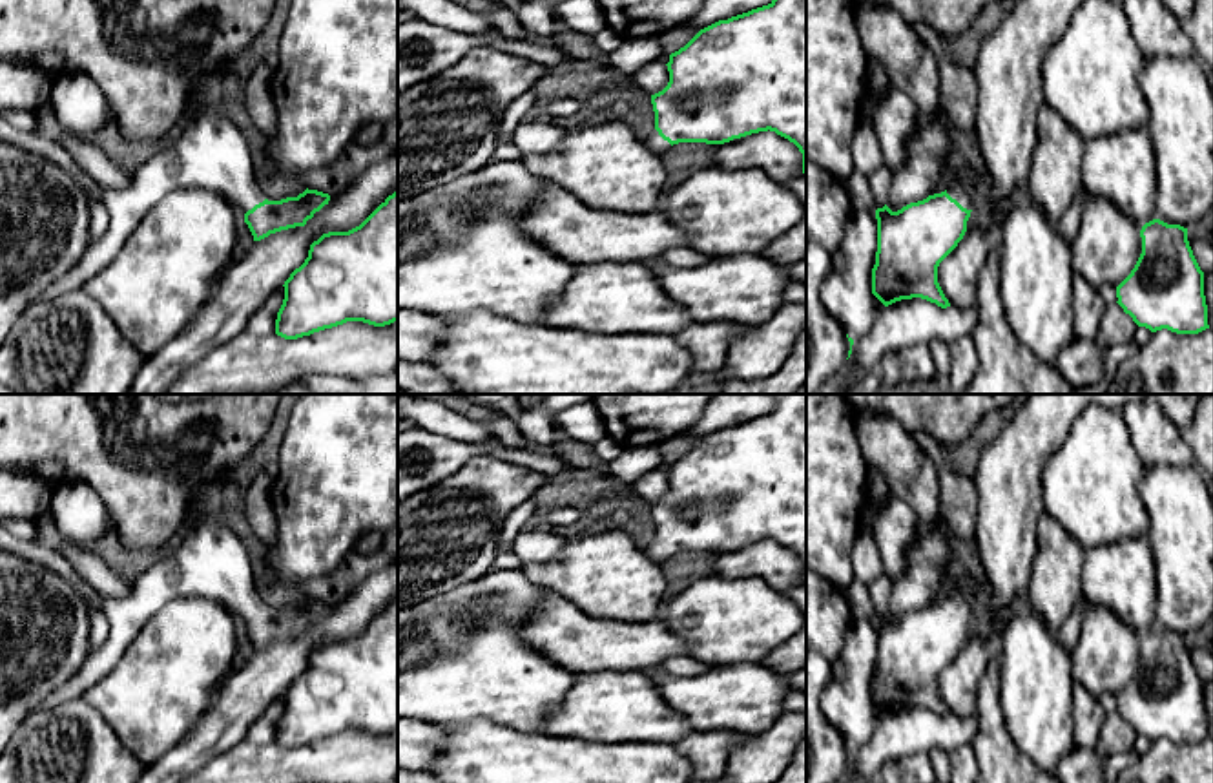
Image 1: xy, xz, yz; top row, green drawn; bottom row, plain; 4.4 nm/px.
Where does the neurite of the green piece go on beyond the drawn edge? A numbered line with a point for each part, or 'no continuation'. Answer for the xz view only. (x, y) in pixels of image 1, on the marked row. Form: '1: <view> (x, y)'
1: xz (653, 141)

